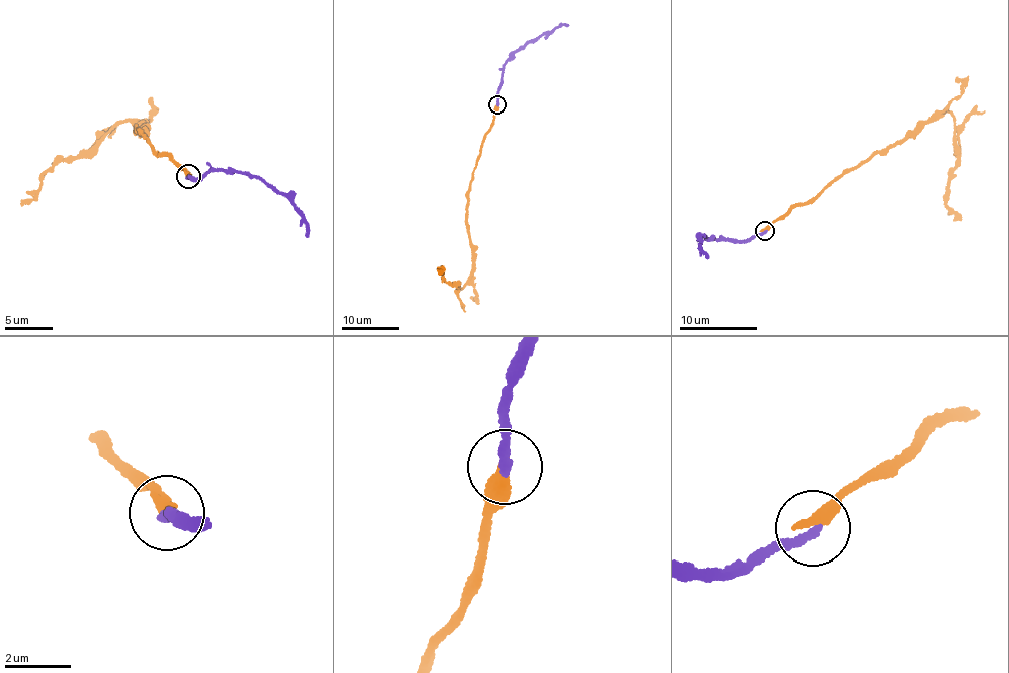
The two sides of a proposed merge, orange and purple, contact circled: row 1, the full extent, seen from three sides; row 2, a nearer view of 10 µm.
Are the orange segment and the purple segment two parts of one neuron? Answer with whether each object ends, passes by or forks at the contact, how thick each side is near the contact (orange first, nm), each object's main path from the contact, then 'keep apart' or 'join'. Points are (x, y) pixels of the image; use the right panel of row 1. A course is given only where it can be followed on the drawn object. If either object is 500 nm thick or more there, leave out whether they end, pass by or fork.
orange ends there; purple ends there; 400 nm thick on the orange side, 280 nm on the other; orange runs (765, 230), (771, 222), (944, 113), (952, 114), (955, 122), (956, 149), (946, 204), (960, 220); purple runs (765, 230), (738, 241), (701, 237), (703, 254), (708, 258); keep apart

